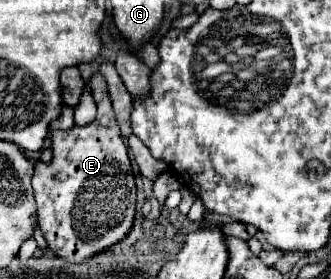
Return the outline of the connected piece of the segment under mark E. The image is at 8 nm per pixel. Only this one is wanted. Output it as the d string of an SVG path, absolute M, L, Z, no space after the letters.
M95 73L89 85L95 103L99 103L97 119L87 127L75 125L71 131L53 131L55 157L51 163L37 163L33 173L39 227L51 251L67 263L83 263L123 241L133 227L137 209L135 175L111 107L107 81Z

